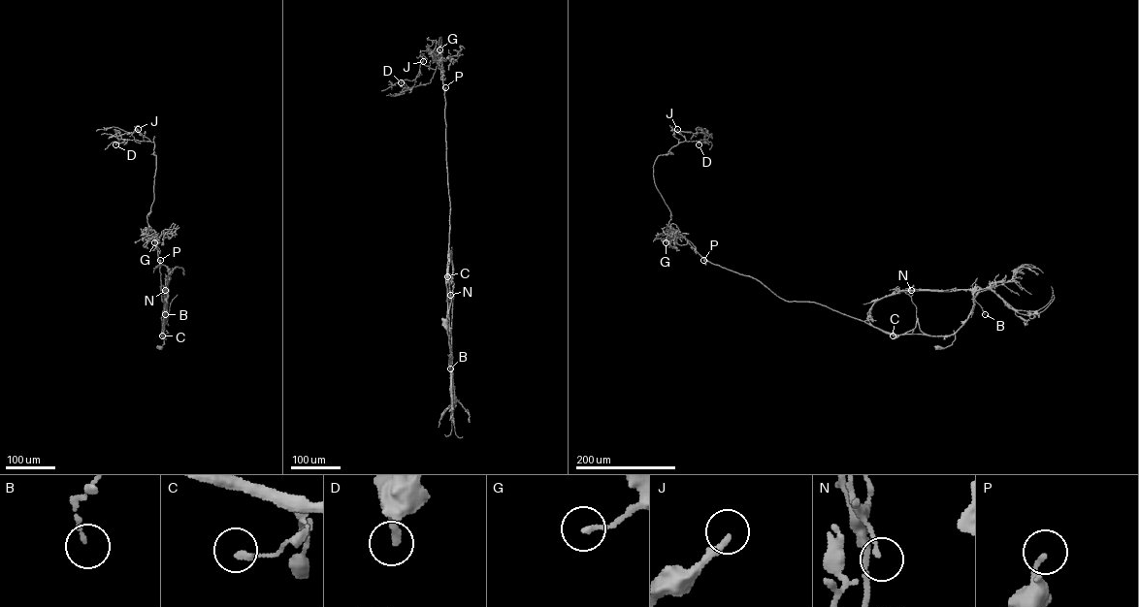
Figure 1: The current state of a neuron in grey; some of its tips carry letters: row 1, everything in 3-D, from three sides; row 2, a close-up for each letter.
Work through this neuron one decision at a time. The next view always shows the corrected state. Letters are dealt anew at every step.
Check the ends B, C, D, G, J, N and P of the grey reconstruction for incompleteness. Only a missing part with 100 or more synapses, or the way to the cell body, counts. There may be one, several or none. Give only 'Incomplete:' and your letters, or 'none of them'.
Incomplete: none of them

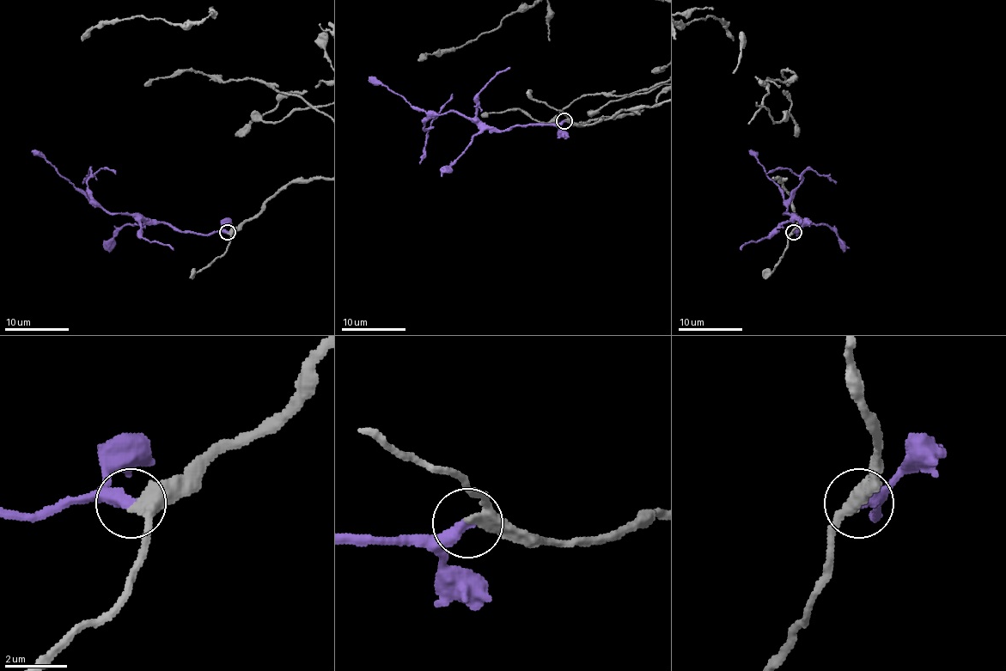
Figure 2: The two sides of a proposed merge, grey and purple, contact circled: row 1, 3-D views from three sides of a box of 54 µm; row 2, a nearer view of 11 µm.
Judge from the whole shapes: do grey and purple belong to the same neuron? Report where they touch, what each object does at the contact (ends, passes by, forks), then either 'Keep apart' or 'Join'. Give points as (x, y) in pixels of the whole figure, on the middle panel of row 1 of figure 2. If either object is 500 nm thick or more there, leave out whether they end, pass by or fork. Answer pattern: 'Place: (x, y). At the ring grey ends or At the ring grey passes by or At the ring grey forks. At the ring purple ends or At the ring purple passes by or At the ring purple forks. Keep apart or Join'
Place: (563, 121). At the ring grey passes by. At the ring purple ends. Join

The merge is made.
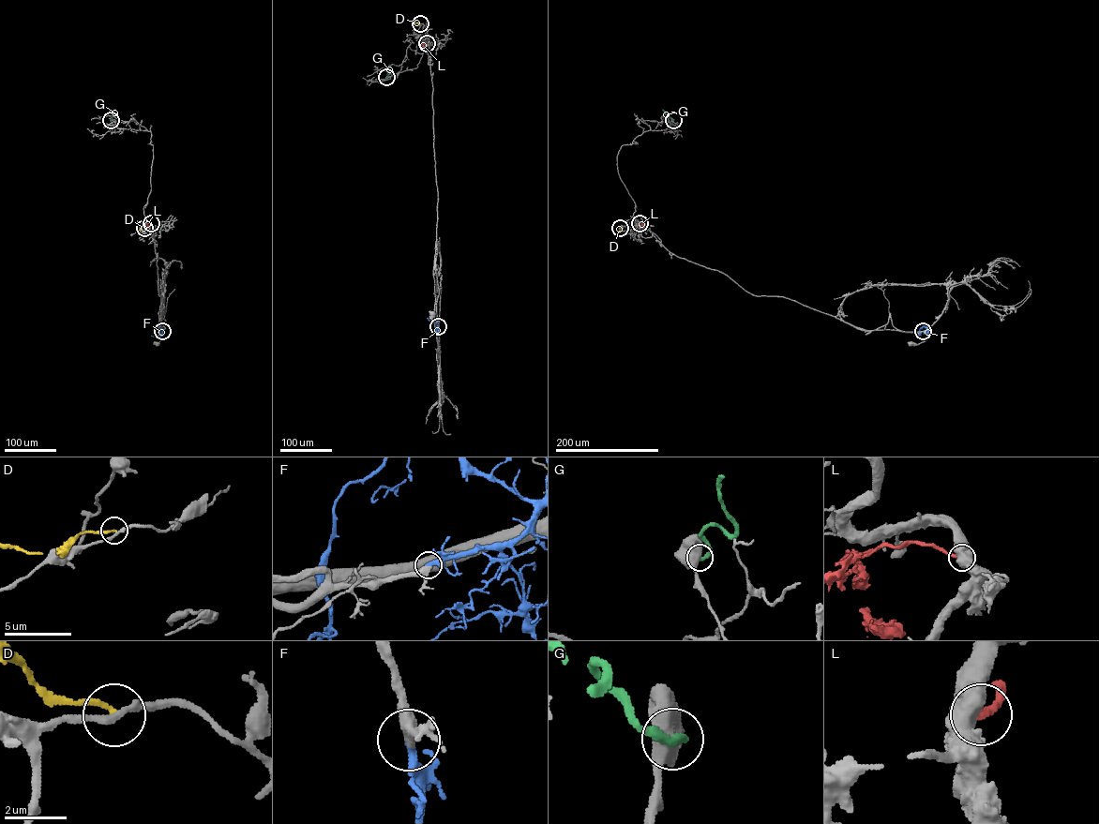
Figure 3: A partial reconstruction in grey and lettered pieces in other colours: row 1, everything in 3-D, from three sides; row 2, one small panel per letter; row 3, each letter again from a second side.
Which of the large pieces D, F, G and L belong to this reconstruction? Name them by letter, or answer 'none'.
F

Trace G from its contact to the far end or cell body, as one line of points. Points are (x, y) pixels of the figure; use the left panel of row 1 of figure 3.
G: (111, 120), (114, 109)

